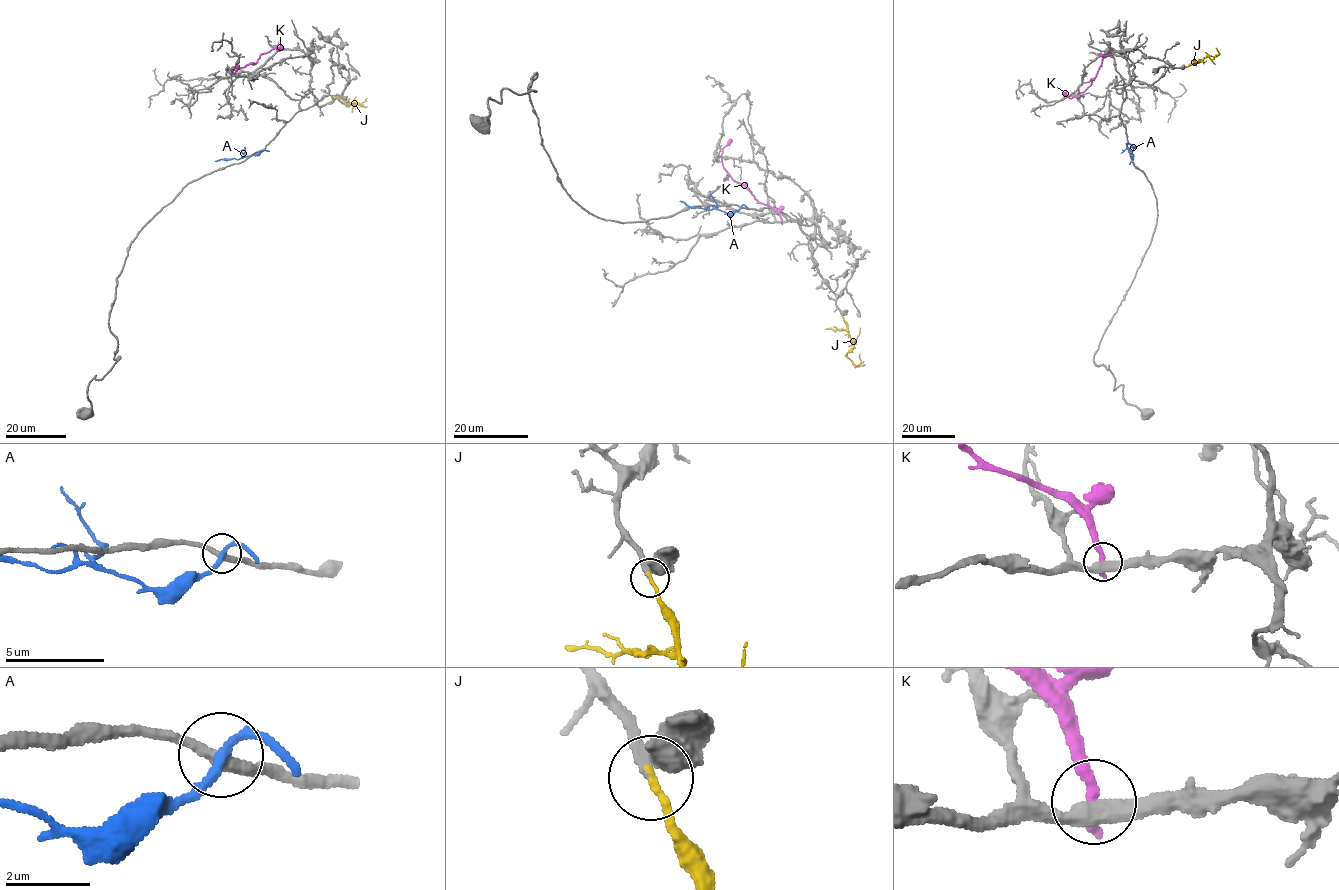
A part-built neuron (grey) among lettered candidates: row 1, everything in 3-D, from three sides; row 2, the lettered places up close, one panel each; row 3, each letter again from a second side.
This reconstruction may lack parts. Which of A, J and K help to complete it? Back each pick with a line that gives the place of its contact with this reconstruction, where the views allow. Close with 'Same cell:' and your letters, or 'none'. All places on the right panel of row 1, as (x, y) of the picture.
J: meets grey at (1185, 67)
Same cell: J

